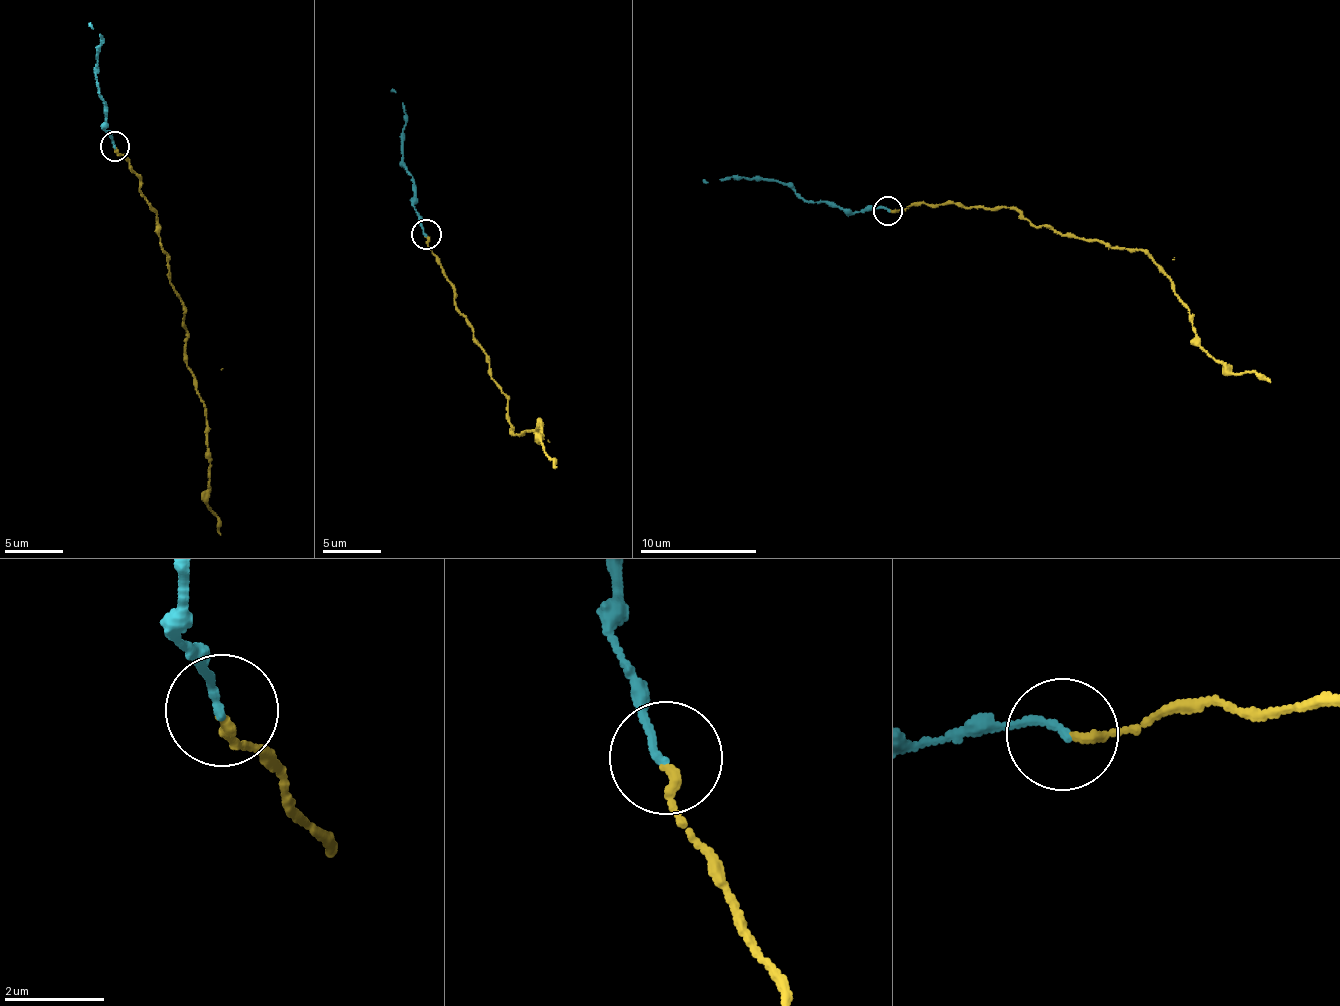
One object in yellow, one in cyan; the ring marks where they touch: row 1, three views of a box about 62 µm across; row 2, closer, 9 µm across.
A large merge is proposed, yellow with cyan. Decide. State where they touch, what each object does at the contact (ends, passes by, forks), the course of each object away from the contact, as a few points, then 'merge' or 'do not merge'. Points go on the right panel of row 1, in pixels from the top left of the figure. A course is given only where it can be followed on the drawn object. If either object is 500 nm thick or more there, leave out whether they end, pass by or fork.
at (887, 210); yellow ends there; cyan ends there; yellow runs (890, 211), (1013, 208), (1143, 250), (1187, 308), (1196, 342), (1231, 373), (1269, 382); cyan runs (887, 211), (881, 207), (840, 210), (805, 199), (793, 187), (773, 179), (726, 177), (702, 180); merge

